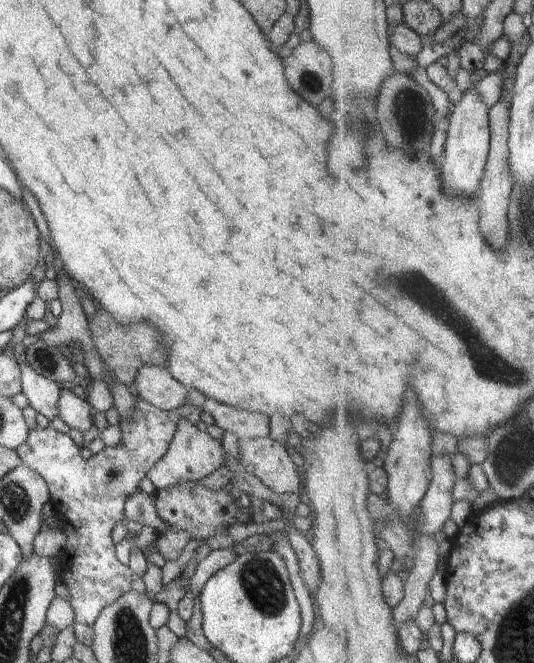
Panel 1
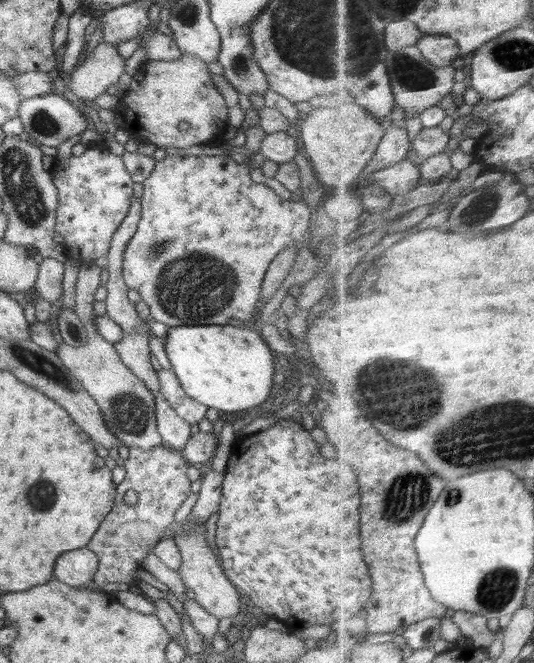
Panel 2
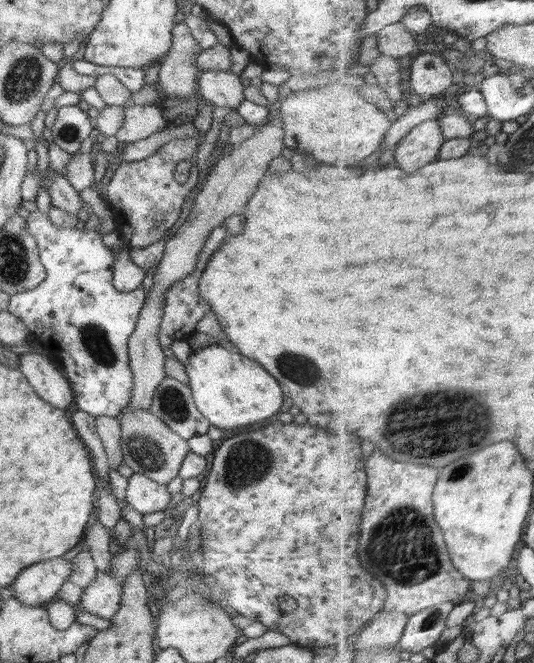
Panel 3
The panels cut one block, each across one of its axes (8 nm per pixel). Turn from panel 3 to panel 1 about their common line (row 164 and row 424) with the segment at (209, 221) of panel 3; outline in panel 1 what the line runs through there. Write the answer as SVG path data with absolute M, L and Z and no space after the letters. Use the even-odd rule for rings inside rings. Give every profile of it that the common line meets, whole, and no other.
M208 398L205 400L203 410L212 416L216 426L224 431L234 433L239 440L269 436L269 418L263 414L234 408Z

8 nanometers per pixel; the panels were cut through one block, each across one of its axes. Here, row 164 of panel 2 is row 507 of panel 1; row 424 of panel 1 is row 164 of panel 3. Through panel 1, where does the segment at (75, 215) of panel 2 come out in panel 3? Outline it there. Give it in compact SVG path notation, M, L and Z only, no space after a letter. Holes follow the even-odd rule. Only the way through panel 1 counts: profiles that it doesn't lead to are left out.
M204 136L199 138L178 138L163 144L153 155L141 161L126 162L122 160L116 168L112 178L107 185L108 206L115 220L115 230L122 236L124 244L130 248L144 248L159 241L166 230L172 228L180 214L182 206L186 202L186 197L198 183L198 167L196 162L196 152L198 146L203 142ZM180 161L192 161L188 180L182 184L176 184L173 172L175 166Z

